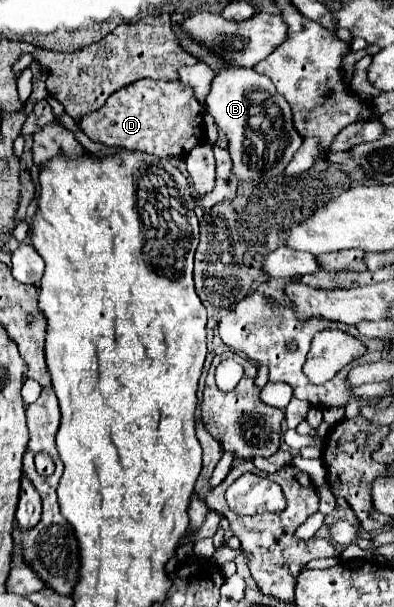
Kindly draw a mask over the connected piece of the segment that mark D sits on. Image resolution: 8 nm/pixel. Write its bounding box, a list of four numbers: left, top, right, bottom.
[80,79,204,159]

